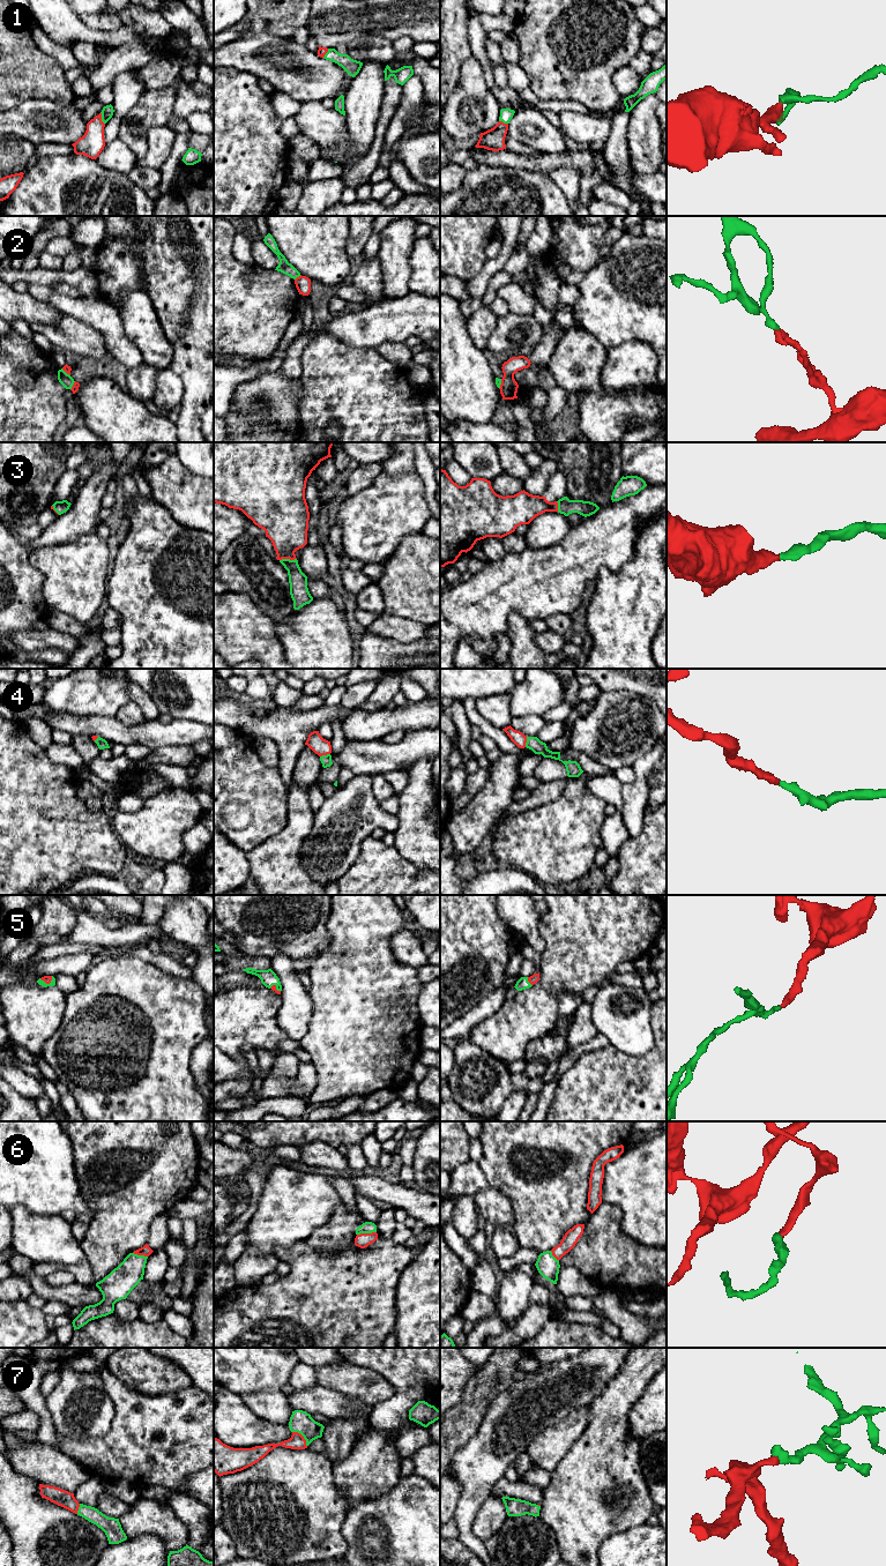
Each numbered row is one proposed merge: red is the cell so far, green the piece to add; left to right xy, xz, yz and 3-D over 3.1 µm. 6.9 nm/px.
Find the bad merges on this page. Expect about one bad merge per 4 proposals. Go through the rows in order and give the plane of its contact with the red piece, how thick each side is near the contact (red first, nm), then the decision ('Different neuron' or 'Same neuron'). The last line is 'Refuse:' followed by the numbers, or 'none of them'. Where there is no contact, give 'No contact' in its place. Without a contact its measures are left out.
1: Touches red in xy. Thickness 170 nm (red) against 80 nm. Same neuron
2: Touches red in xz. Thickness 110 nm (red) against 90 nm. Different neuron
3: Touches red in xz. Thickness 320 nm (red) against 130 nm. Same neuron
4: Touches red in xz. Thickness 120 nm (red) against 80 nm. Same neuron
5: Touches red in yz. Thickness 70 nm (red) against 80 nm. Same neuron
6: Touches red in xz. Thickness 100 nm (red) against 80 nm. Same neuron
7: Touches red in xz. Thickness 110 nm (red) against 150 nm. Same neuron
Refuse: 2

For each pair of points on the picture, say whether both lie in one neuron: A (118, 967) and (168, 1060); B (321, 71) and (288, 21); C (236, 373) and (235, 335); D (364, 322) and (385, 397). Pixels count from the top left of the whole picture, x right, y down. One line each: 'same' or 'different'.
A: same
B: different
C: different
D: different

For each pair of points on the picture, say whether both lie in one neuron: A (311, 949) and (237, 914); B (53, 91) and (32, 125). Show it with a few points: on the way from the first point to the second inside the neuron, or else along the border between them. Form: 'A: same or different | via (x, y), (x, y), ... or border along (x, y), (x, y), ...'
A: same | via (292, 931), (288, 930), (272, 914), (255, 914)
B: different | border along (35, 97), (46, 97), (59, 104), (72, 103)

